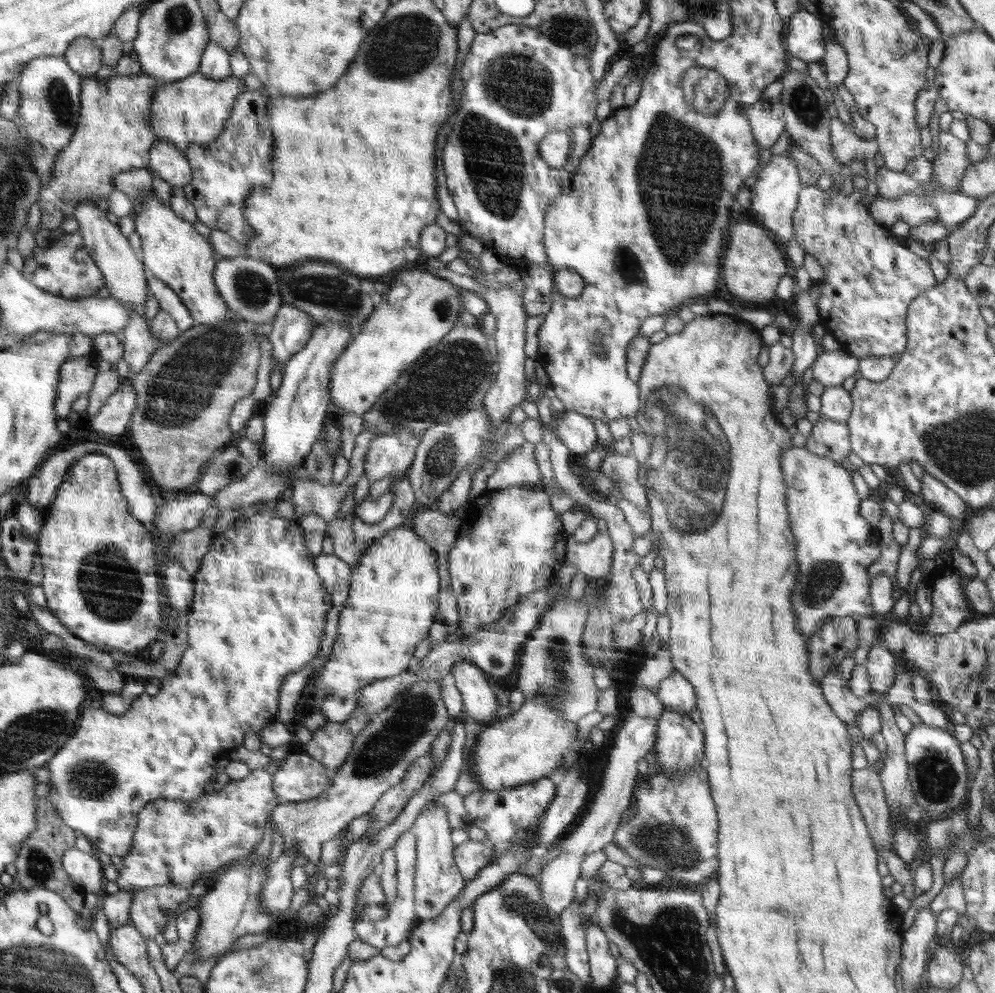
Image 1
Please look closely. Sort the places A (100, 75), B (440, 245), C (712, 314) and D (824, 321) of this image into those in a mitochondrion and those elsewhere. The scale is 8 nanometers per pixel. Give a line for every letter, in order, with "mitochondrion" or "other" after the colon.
A: other
B: other
C: other
D: other

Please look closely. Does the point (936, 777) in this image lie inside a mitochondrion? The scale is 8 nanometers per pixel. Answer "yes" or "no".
yes

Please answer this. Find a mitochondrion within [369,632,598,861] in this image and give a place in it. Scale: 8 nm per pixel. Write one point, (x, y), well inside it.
(555, 657)

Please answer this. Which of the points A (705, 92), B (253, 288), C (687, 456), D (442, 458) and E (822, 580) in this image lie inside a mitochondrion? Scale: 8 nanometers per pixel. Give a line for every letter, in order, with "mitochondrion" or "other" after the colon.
A: mitochondrion
B: mitochondrion
C: mitochondrion
D: mitochondrion
E: mitochondrion

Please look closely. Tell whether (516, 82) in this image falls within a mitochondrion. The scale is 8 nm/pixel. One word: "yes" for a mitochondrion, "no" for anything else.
yes

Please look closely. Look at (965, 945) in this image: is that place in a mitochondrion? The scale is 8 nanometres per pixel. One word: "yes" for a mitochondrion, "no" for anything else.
no

